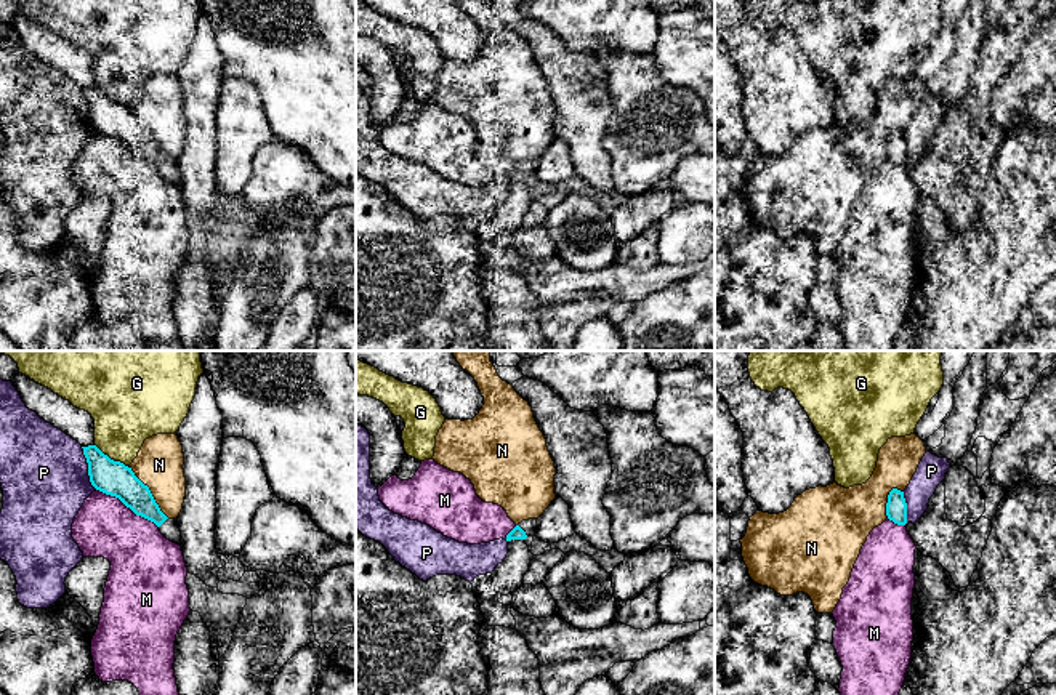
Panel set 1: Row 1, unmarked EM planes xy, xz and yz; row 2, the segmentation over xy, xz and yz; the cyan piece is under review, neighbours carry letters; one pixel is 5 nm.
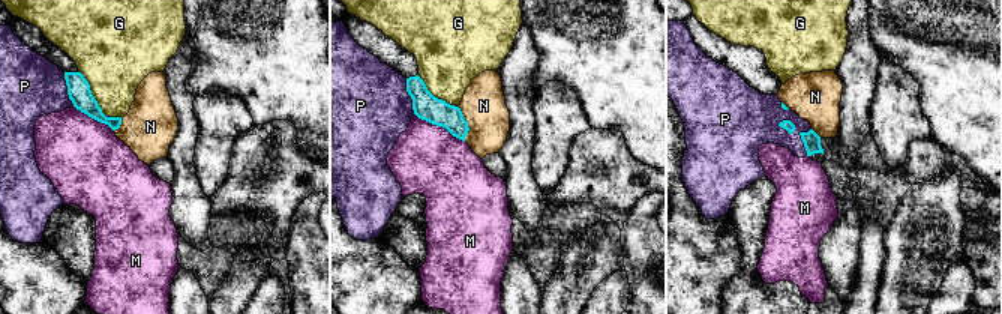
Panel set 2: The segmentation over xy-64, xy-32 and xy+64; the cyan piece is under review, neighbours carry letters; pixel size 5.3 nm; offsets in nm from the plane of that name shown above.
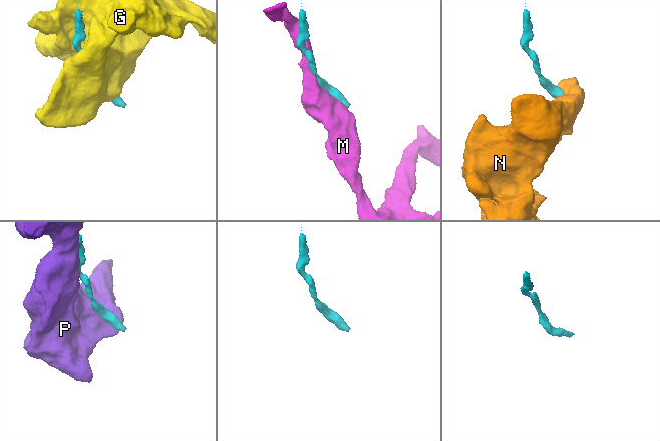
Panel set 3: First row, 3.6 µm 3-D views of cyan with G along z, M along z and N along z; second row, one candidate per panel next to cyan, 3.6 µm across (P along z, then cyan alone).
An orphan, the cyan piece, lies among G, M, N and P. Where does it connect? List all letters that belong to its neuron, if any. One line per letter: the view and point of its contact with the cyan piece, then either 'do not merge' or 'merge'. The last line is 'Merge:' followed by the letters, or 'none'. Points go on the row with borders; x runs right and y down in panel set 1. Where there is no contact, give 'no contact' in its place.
G: contact xy (112, 460); do not merge
M: contact xy (127, 506); do not merge
N: contact xy (149, 492); do not merge
P: contact xy (88, 468); do not merge
Merge: none

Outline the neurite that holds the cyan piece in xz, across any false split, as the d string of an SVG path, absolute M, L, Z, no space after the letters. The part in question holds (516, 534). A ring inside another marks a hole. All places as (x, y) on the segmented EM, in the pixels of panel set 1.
M537 519L522 520L506 535L506 541L526 540L527 536L534 536L535 527L537 527Z

